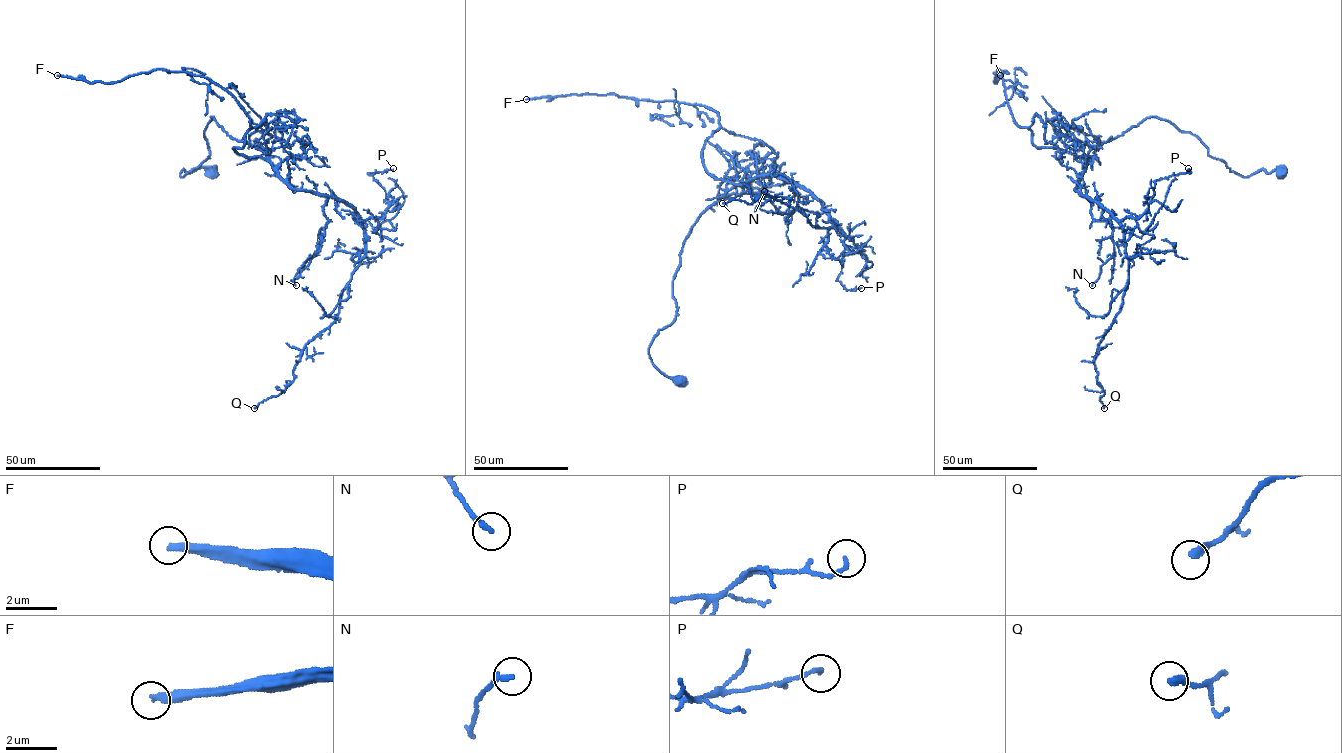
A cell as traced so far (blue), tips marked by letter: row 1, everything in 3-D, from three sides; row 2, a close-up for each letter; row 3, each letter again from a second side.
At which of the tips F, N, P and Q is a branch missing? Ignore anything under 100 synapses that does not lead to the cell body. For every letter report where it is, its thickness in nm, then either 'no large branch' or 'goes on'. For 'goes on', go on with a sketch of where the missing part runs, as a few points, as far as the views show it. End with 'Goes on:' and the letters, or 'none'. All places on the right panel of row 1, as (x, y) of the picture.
F: at (1000, 75); 320 nm thick; goes on; missing branch runs (1000, 75), (1022, 116), (1055, 151), (1061, 186), (1099, 193), (1113, 213), (1150, 226), (1168, 202)
N: at (1092, 285); 200 nm thick; no large branch
P: at (1188, 168); 150 nm thick; no large branch
Q: at (1104, 408); 280 nm thick; no large branch
Goes on: F

